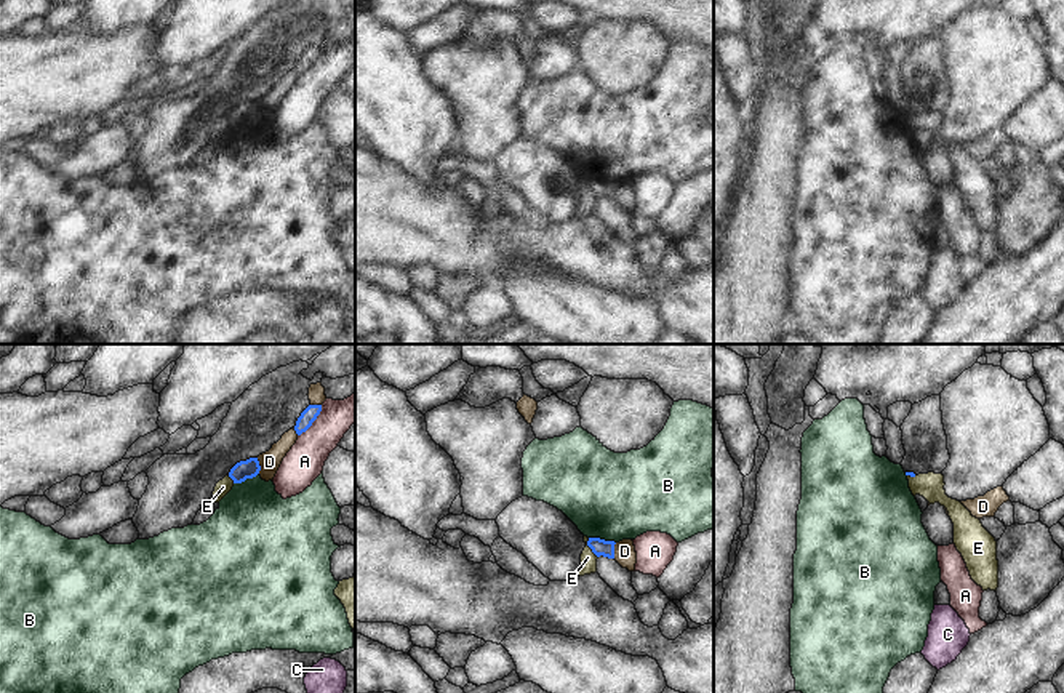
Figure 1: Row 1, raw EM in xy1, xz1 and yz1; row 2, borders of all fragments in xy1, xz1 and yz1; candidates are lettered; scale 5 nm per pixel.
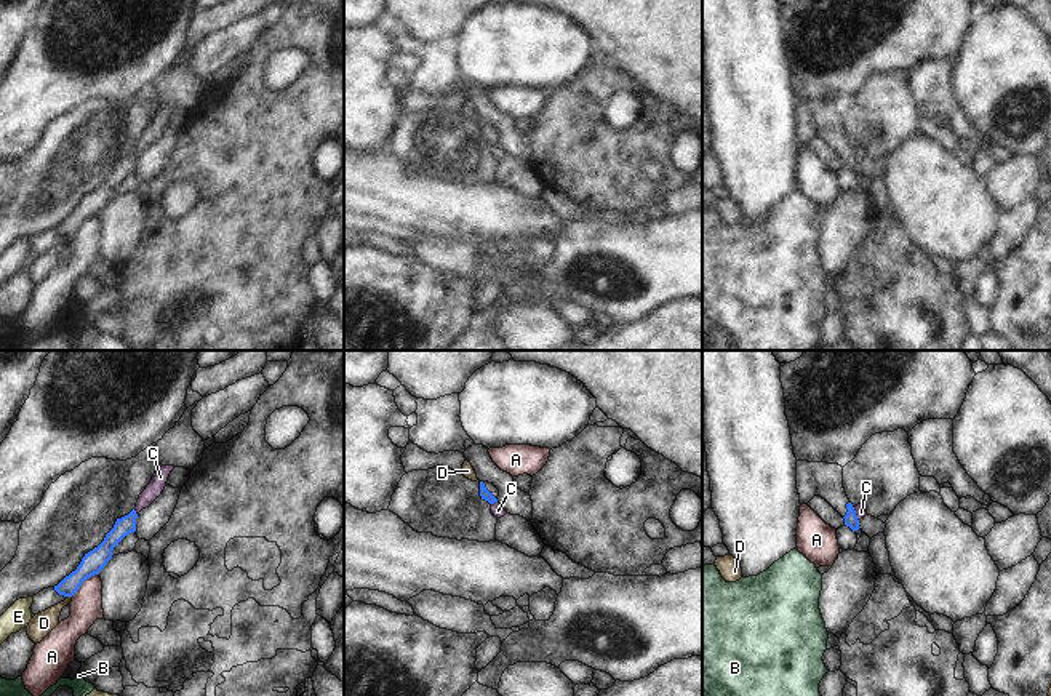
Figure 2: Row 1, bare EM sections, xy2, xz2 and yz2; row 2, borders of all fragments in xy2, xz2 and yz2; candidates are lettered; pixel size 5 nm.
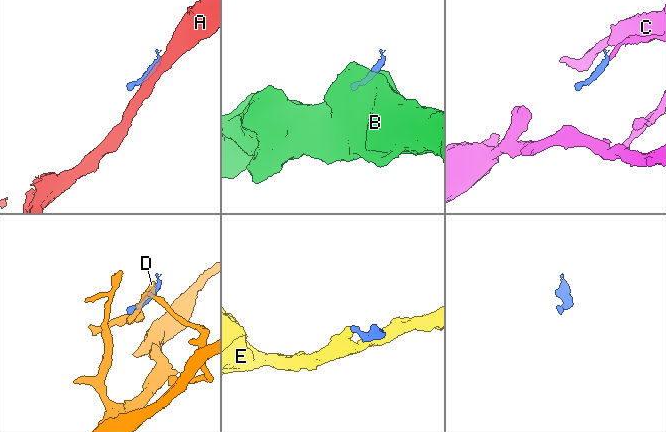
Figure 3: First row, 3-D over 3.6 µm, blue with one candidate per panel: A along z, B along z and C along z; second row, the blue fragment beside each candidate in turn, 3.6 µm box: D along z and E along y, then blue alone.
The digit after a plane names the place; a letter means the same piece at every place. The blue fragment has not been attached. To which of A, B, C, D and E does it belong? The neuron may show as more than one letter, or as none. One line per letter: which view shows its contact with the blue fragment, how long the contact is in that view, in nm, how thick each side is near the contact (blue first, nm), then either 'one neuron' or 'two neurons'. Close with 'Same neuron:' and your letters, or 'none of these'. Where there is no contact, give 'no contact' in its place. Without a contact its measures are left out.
A: meets blue in xy1; contact 200 nm long; 80 nm thick on the blue side, 190 nm on the other; two neurons
B: meets blue in xz1; contact 140 nm long; 80 nm thick on the blue side, 440 nm on the other; two neurons
C: meets blue in xy2; contact 40 nm long; 90 nm thick on the blue side, 80 nm on the other; two neurons
D: meets blue in xy1; contact 80 nm long; 100 nm thick on the blue side, 110 nm on the other; two neurons
E: meets blue in xz1; contact 120 nm long; 80 nm thick on the blue side, 80 nm on the other; two neurons
Same neuron: none of these

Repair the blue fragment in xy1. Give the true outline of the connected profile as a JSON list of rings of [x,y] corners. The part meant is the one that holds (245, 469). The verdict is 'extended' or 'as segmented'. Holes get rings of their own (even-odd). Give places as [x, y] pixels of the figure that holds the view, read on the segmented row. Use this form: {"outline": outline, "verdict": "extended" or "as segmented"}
{"outline": [[[250,458],[246,461],[237,463],[230,469],[229,477],[234,480],[234,483],[242,483],[246,479],[256,477],[259,474],[259,471],[261,471],[261,466],[259,466],[258,458]]], "verdict": "as segmented"}

